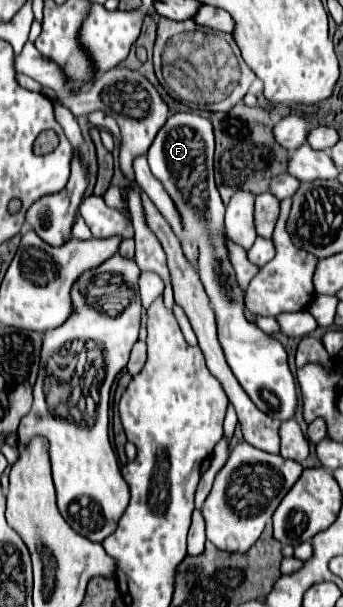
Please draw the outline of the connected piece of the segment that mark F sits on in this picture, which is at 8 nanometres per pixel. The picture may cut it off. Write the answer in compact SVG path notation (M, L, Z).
M173 113L167 123L159 129L153 145L147 151L151 173L163 183L165 191L173 199L185 235L199 249L197 273L209 295L209 301L217 319L217 339L223 347L225 359L249 399L265 415L287 421L293 417L297 407L297 381L287 365L287 353L283 345L263 333L255 323L245 317L243 289L237 285L233 267L229 265L225 249L225 205L219 197L213 179L213 127L211 121L195 113Z

